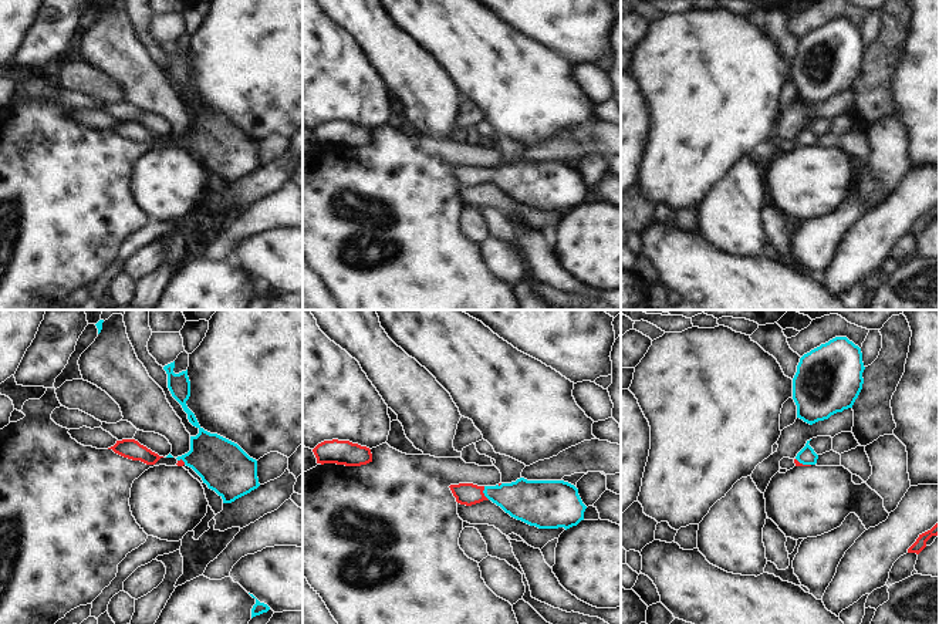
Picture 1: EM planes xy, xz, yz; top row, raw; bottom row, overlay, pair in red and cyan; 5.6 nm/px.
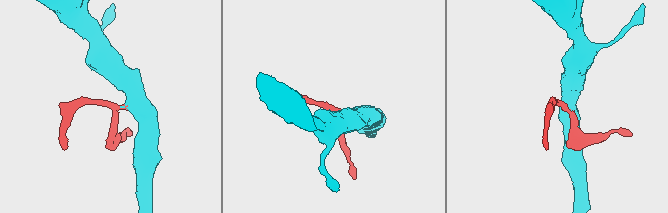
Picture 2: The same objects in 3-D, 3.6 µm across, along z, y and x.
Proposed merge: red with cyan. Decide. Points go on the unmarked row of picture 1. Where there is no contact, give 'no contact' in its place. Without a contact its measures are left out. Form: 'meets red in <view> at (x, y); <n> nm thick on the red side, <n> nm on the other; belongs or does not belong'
meets red in xz at (483, 175); 130 nm thick on the red side, 240 nm on the other; belongs

